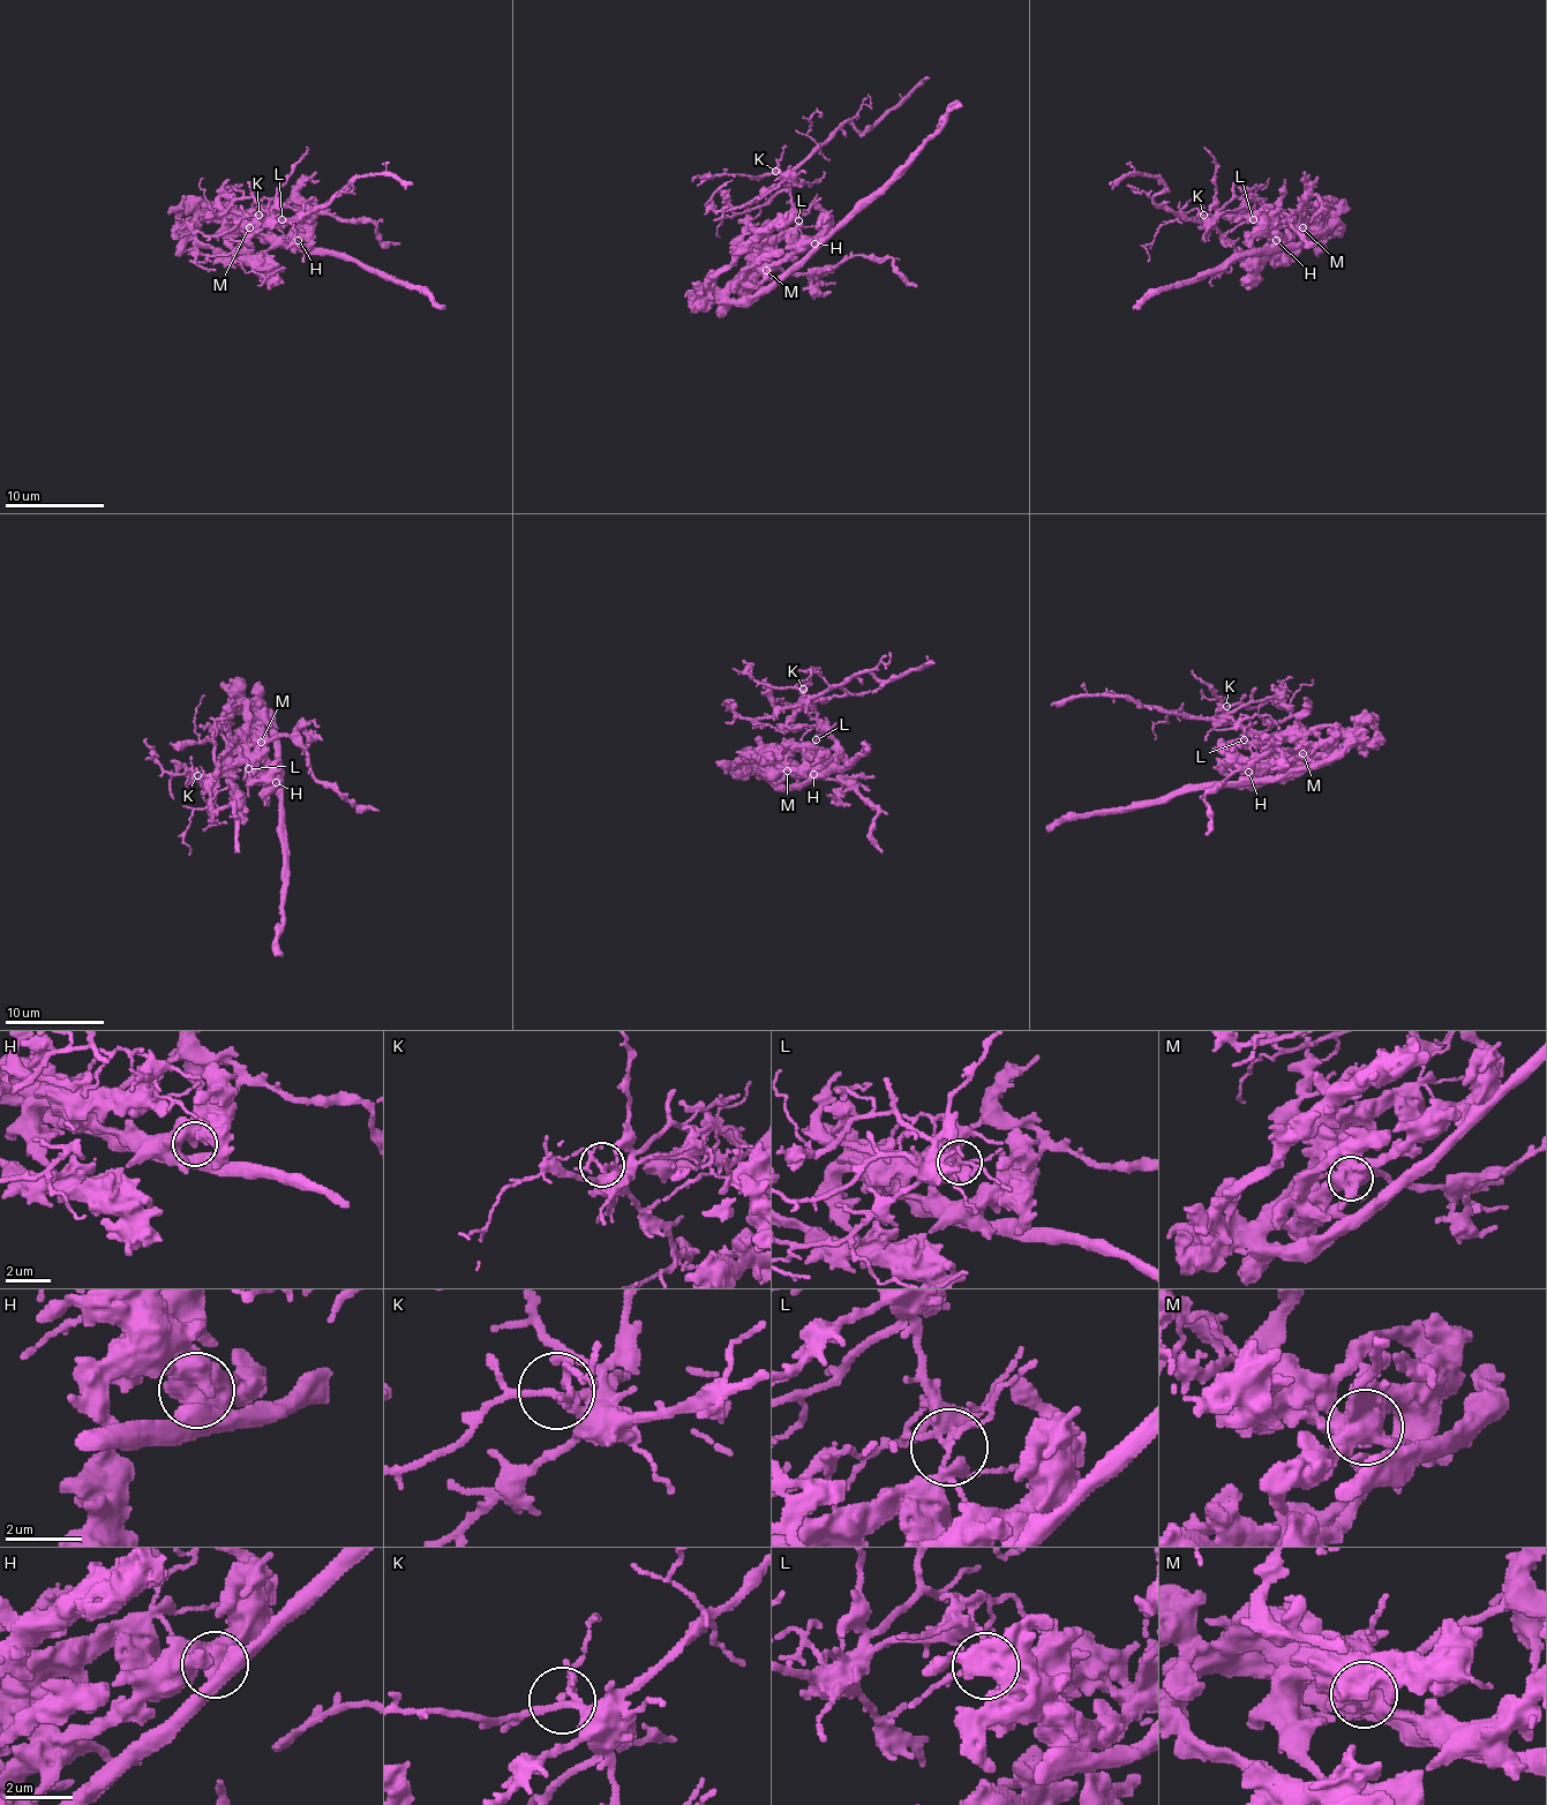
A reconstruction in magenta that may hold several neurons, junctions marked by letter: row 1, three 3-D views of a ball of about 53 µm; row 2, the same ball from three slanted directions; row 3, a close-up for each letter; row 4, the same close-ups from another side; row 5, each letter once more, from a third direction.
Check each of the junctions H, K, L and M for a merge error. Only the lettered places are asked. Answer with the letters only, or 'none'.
L, M

